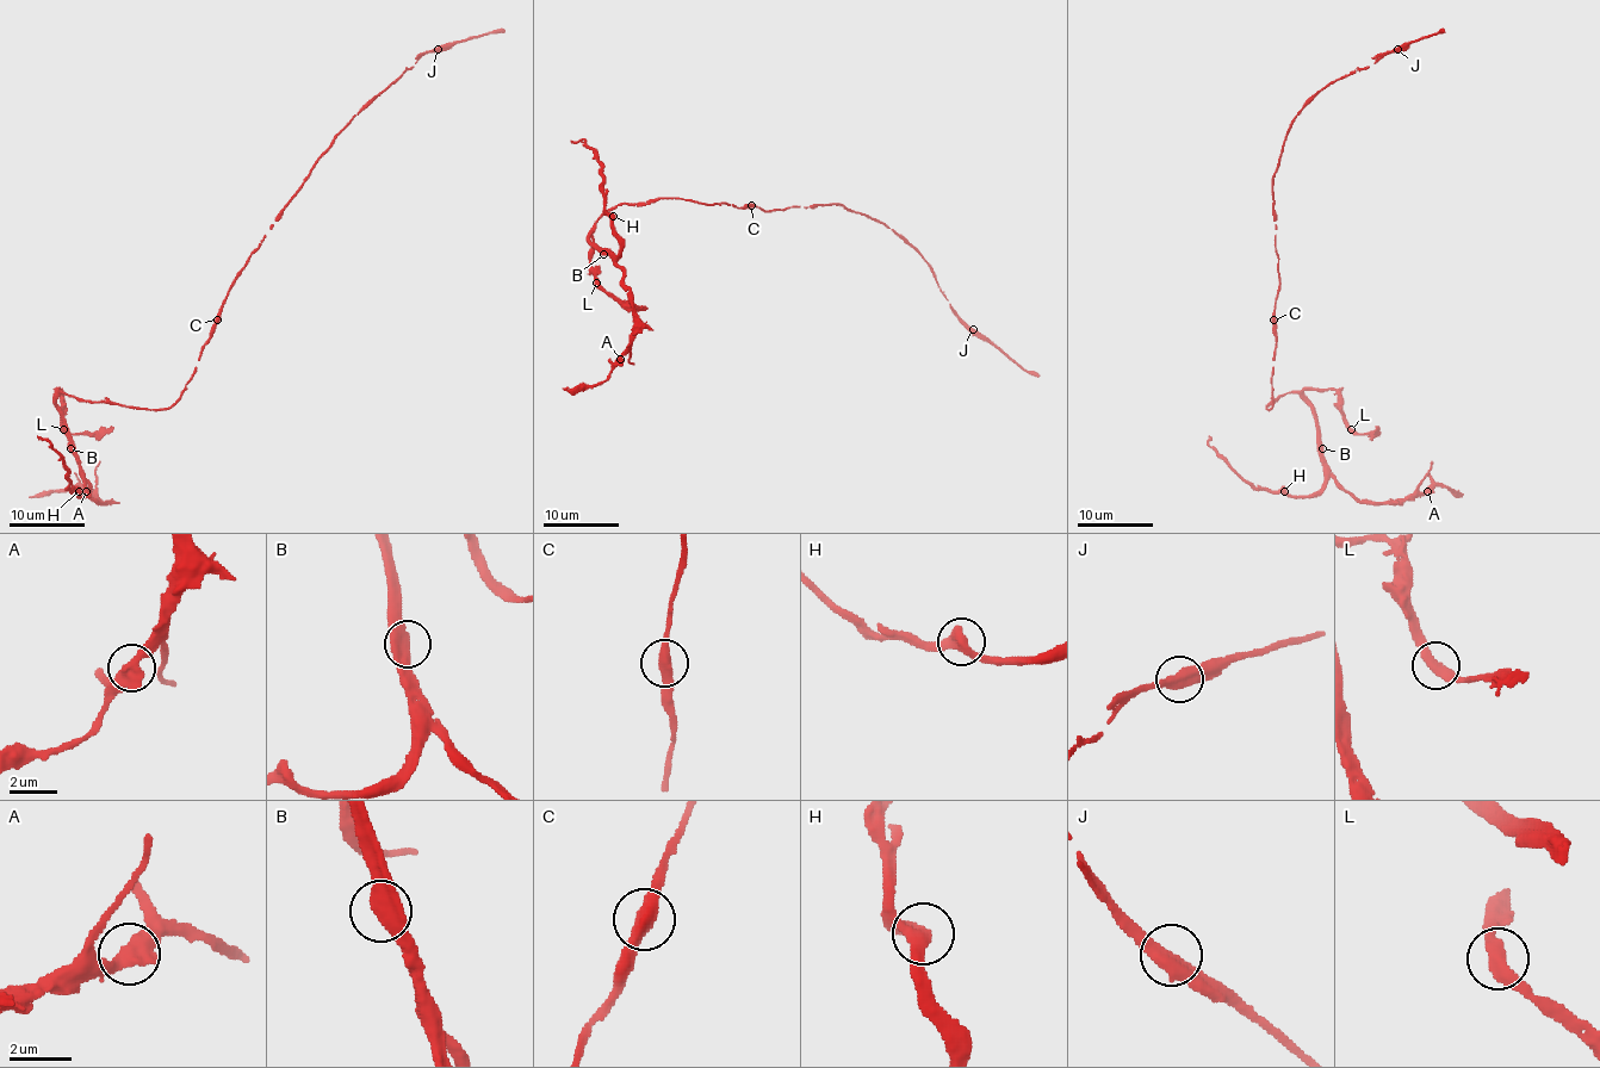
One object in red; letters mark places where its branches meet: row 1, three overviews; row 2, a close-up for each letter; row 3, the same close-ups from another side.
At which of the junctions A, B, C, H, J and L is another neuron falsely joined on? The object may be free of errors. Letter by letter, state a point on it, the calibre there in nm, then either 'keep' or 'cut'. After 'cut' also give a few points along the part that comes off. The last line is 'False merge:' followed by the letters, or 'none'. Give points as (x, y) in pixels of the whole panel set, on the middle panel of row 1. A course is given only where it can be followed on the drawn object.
A: (620, 359) | 500 nm | keep
B: (603, 254) | 480 nm | keep
C: (751, 205) | 400 nm | keep
H: (613, 216) | 440 nm | keep
J: (973, 329) | 480 nm | cut | (972, 329), (1039, 377)
L: (596, 283) | 440 nm | keep
False merge: J

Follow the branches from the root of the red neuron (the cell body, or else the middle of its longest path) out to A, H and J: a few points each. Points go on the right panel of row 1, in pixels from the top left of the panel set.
A: (1275, 330), (1273, 407), (1267, 408), (1287, 393), (1307, 401), (1328, 473), (1360, 500), (1405, 502), (1427, 490)
H: (1275, 330), (1267, 408), (1300, 393), (1316, 422), (1325, 464), (1315, 494), (1284, 490)
J: (1275, 330), (1278, 254), (1275, 248), (1273, 177), (1287, 130), (1292, 119), (1335, 79), (1364, 69), (1396, 49)

